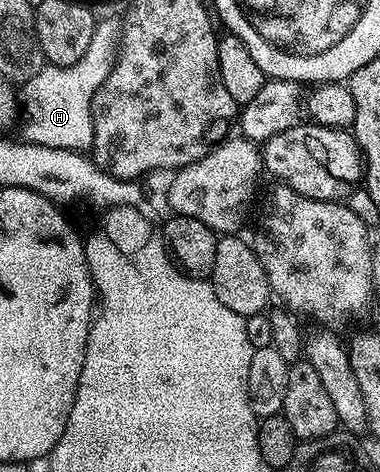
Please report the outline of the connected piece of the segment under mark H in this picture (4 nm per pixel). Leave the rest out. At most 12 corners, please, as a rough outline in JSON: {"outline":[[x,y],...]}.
{"outline":[[47,64],[19,92],[24,142],[78,152],[101,86],[61,86]]}

